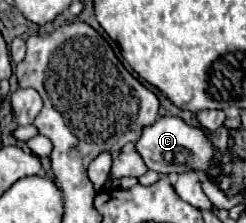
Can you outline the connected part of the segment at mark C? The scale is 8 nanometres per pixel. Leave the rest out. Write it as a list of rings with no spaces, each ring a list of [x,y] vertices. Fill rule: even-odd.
[[[162,116],[152,126],[144,128],[144,132],[136,142],[136,152],[142,156],[148,170],[154,170],[160,174],[180,174],[186,170],[206,172],[214,148],[210,140],[204,136],[204,130],[188,126],[182,118]]]

